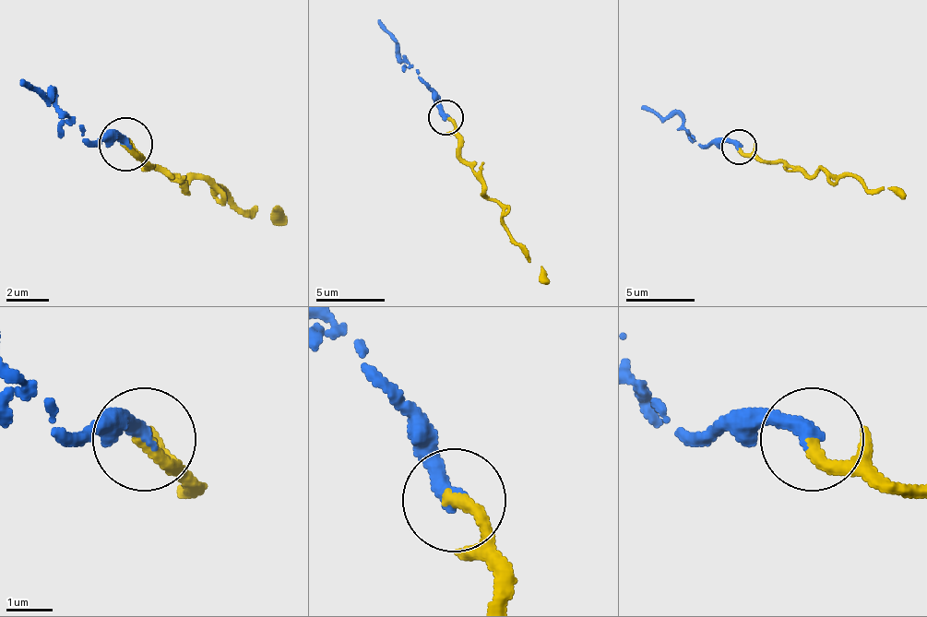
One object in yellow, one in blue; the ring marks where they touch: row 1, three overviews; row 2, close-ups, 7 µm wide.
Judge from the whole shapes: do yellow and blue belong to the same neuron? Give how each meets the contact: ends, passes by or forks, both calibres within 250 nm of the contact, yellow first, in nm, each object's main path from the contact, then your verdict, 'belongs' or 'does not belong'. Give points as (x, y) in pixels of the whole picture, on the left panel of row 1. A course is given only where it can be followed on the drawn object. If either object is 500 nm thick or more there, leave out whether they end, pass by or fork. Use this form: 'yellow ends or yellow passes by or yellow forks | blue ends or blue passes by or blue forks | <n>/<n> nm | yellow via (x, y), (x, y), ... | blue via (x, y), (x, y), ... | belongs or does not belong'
yellow ends | blue ends | 280/380 nm | yellow via (126, 142), (148, 164), (181, 185), (207, 180), (240, 212), (272, 207), (288, 223) | blue via (126, 142), (116, 137), (95, 142), (52, 94), (46, 100), (19, 83) | belongs

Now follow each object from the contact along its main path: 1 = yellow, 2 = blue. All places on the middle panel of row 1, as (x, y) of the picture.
1: (446, 118), (460, 142), (460, 160), (498, 205), (508, 239), (540, 266), (550, 284)
2: (446, 118), (439, 94), (398, 56), (395, 35), (377, 18)

